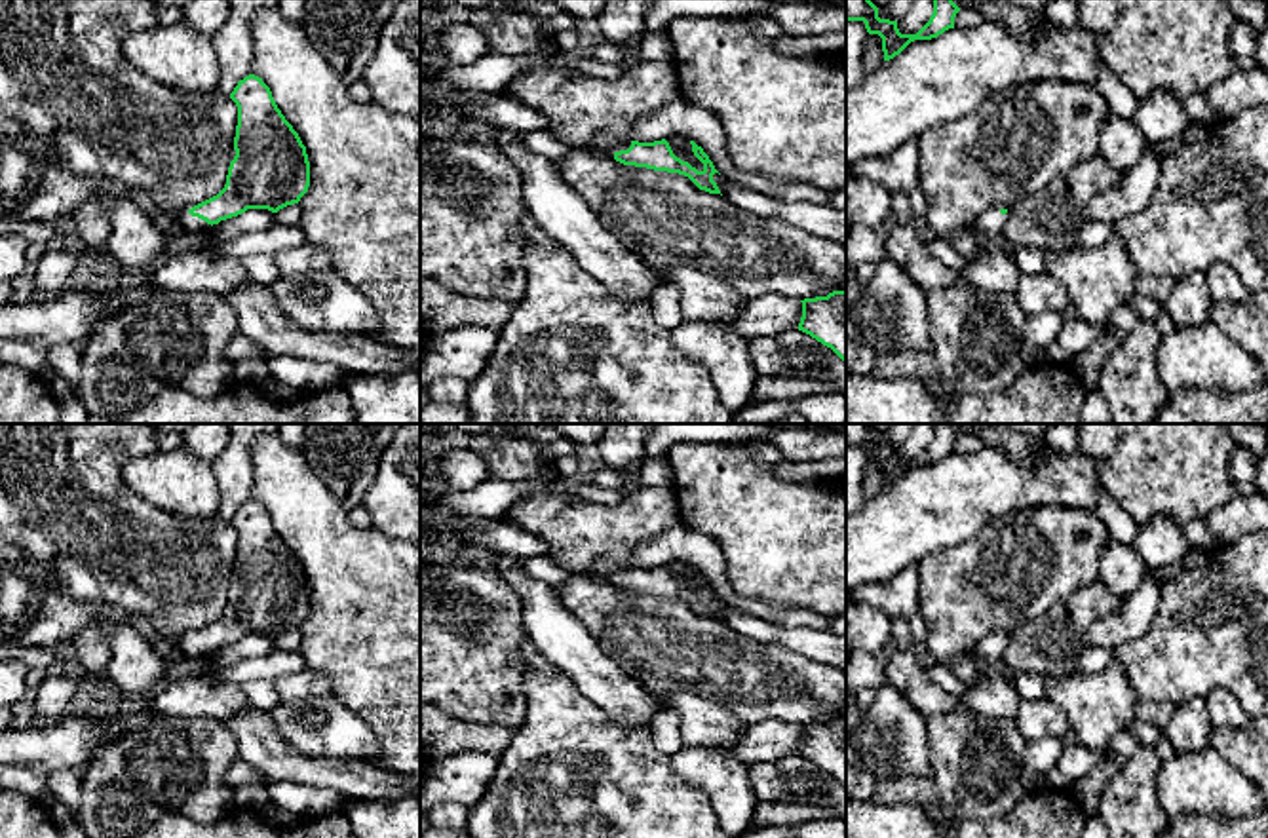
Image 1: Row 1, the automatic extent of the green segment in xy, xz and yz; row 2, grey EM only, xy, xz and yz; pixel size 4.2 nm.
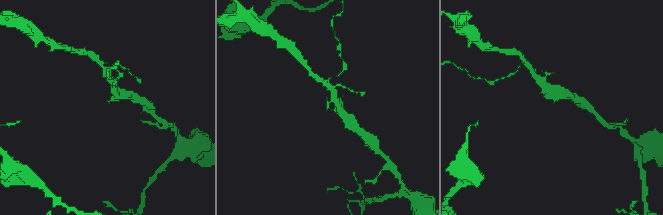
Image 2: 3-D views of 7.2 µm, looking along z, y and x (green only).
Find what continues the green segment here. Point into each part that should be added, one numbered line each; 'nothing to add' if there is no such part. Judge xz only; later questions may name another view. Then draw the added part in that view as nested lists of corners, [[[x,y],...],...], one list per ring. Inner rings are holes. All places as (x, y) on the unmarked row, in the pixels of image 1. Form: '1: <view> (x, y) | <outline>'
1: xz (603, 567) | [[[597,559],[593,562],[593,570],[601,576],[605,576],[612,585],[614,585],[614,580],[620,578],[620,576],[627,576],[631,572],[629,566],[616,566],[612,564],[608,559]]]

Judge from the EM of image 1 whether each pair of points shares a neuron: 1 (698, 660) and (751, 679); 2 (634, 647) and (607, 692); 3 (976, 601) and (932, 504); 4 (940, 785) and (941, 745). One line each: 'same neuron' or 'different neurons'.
1: same neuron
2: different neurons
3: different neurons
4: same neuron

